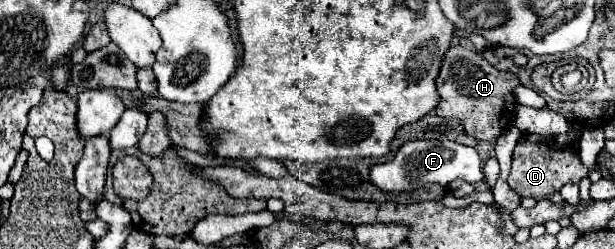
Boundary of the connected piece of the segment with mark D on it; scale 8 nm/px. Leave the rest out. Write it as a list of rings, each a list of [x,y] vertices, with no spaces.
[[[524,133],[518,139],[518,145],[512,153],[512,171],[508,177],[508,185],[520,195],[520,197],[534,197],[534,199],[546,199],[554,193],[558,193],[566,183],[580,183],[590,171],[582,165],[576,147],[562,147],[556,141],[542,137],[542,135],[528,135]]]

